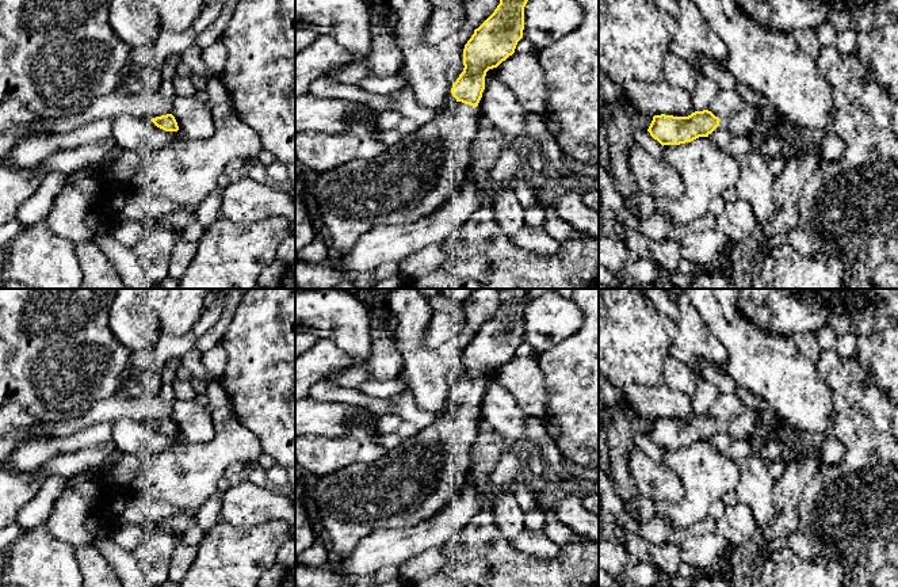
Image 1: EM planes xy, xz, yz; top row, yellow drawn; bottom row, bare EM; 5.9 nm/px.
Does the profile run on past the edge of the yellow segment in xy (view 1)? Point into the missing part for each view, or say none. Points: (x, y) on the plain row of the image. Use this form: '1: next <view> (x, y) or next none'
1: next none

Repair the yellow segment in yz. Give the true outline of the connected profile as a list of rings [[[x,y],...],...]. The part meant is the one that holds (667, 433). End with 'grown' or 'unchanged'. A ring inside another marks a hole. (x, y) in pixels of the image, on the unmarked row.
[[[746,409],[741,416],[730,422],[718,422],[708,413],[695,415],[688,420],[654,419],[647,435],[664,450],[708,441],[718,430],[740,441],[749,441],[756,446],[777,435],[798,438],[798,434],[790,427],[764,426],[754,409]]] | grown

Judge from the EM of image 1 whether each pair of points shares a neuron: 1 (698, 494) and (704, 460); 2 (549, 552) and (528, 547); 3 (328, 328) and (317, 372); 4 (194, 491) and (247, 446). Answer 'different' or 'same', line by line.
1: same
2: same
3: different
4: same

